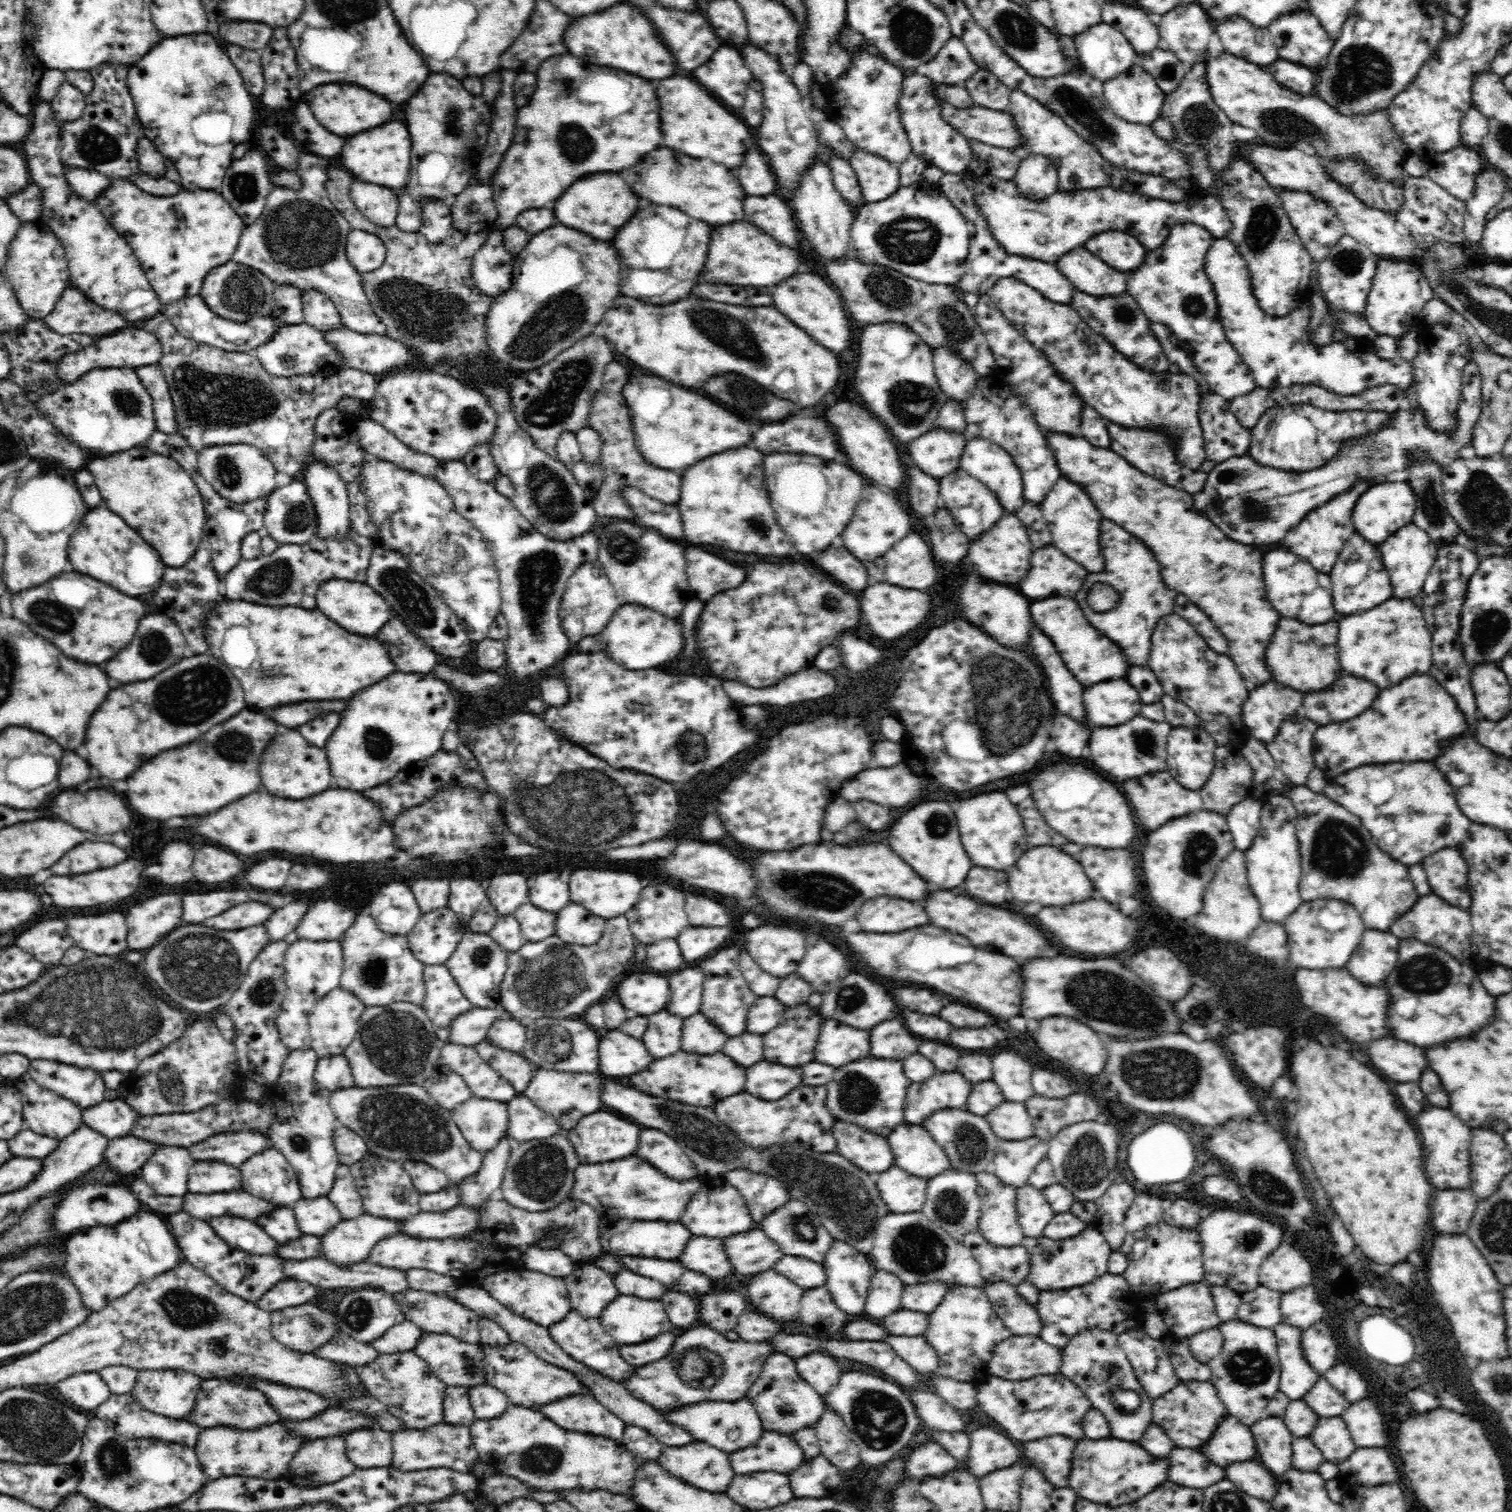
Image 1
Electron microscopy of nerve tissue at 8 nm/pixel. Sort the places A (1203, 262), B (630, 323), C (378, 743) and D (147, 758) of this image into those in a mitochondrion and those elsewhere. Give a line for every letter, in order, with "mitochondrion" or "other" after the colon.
A: other
B: other
C: mitochondrion
D: other

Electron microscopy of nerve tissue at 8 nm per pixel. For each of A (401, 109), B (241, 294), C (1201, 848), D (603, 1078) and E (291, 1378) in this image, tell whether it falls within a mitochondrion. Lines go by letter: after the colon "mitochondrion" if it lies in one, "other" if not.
A: other
B: mitochondrion
C: mitochondrion
D: other
E: other

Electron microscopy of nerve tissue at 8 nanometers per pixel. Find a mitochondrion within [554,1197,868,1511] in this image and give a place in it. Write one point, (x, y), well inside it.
(699, 1367)

